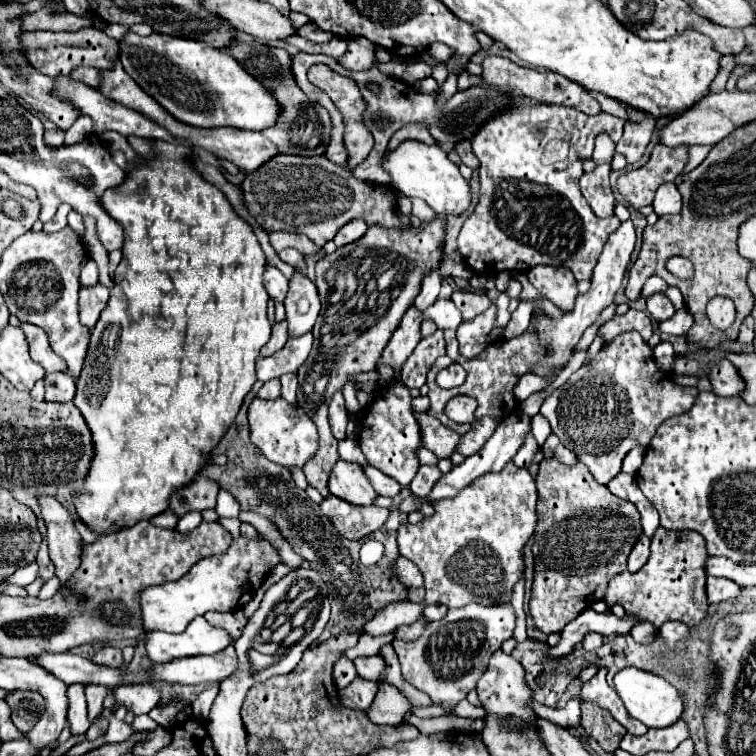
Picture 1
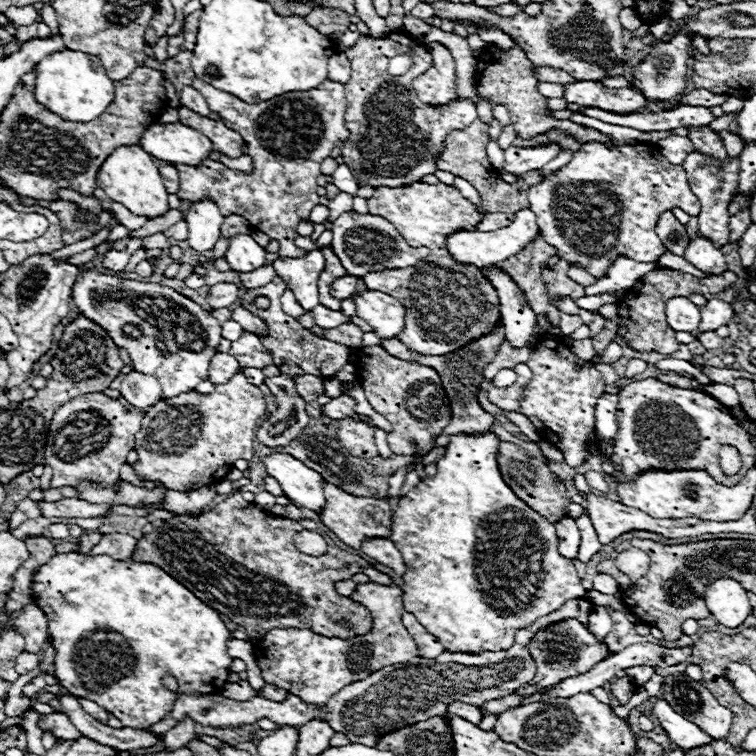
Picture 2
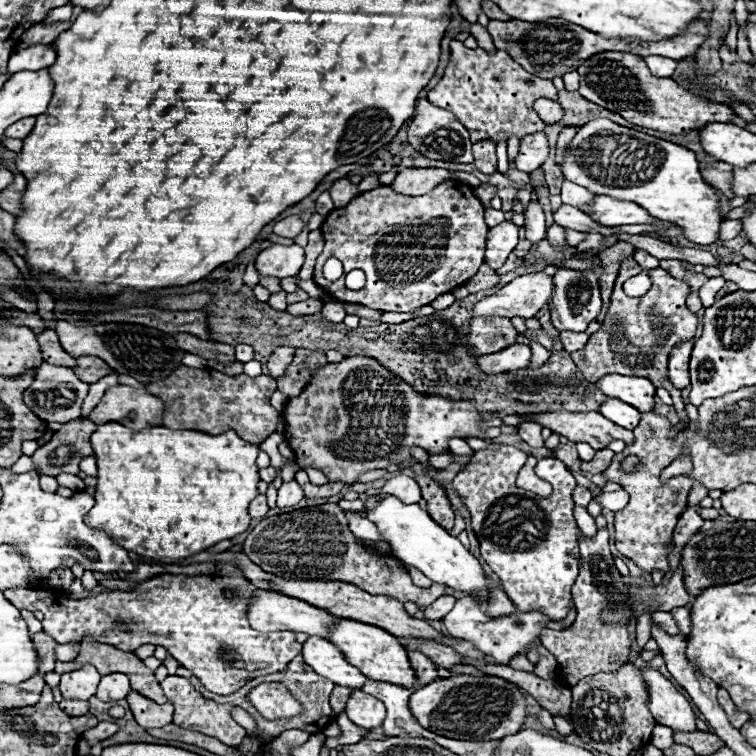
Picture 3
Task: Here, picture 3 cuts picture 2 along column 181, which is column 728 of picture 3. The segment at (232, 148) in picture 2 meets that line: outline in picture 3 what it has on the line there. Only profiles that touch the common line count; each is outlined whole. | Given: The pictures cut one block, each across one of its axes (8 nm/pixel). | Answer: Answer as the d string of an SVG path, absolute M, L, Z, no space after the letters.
M602 52L588 58L578 66L580 88L578 92L620 116L628 122L644 128L652 128L664 134L684 134L688 130L700 130L710 122L730 122L734 110L726 104L716 104L702 100L684 88L680 88L672 78L654 78L644 62L644 58L628 52Z

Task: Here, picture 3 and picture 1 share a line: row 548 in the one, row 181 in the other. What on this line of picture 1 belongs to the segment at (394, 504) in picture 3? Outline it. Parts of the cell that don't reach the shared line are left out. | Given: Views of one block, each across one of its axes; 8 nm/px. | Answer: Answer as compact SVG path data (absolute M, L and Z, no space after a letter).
M402 142L394 152L386 152L384 168L390 172L392 186L404 192L408 198L422 198L438 216L460 216L472 202L470 184L458 172L458 166L448 160L446 152L432 144Z

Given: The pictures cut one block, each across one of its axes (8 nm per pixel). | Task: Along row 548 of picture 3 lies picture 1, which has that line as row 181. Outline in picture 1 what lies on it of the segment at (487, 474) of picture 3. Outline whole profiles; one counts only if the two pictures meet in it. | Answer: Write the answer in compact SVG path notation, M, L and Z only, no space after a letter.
M516 96L514 98L514 106L496 116L494 120L486 122L478 132L476 136L472 138L472 150L476 154L476 158L480 160L480 202L476 206L476 210L470 214L470 218L464 222L462 230L460 230L460 236L458 236L458 250L462 254L462 260L466 266L470 266L474 272L478 274L496 274L496 272L502 272L502 270L508 270L508 272L526 272L528 268L534 268L534 266L566 266L572 270L574 278L580 282L580 280L590 280L592 278L592 268L596 266L596 260L608 240L608 236L620 226L620 220L616 216L612 218L598 218L592 208L588 206L588 202L584 200L580 188L578 188L578 180L582 176L582 158L592 158L592 150L594 150L594 138L600 134L600 132L606 132L614 142L618 142L618 138L622 136L622 128L624 128L624 120L616 118L616 116L610 116L606 112L602 112L600 116L588 116L580 110L574 110L574 108L568 108L568 106L546 106L546 104L538 104L534 100L528 100L528 98L522 98L522 96Z

